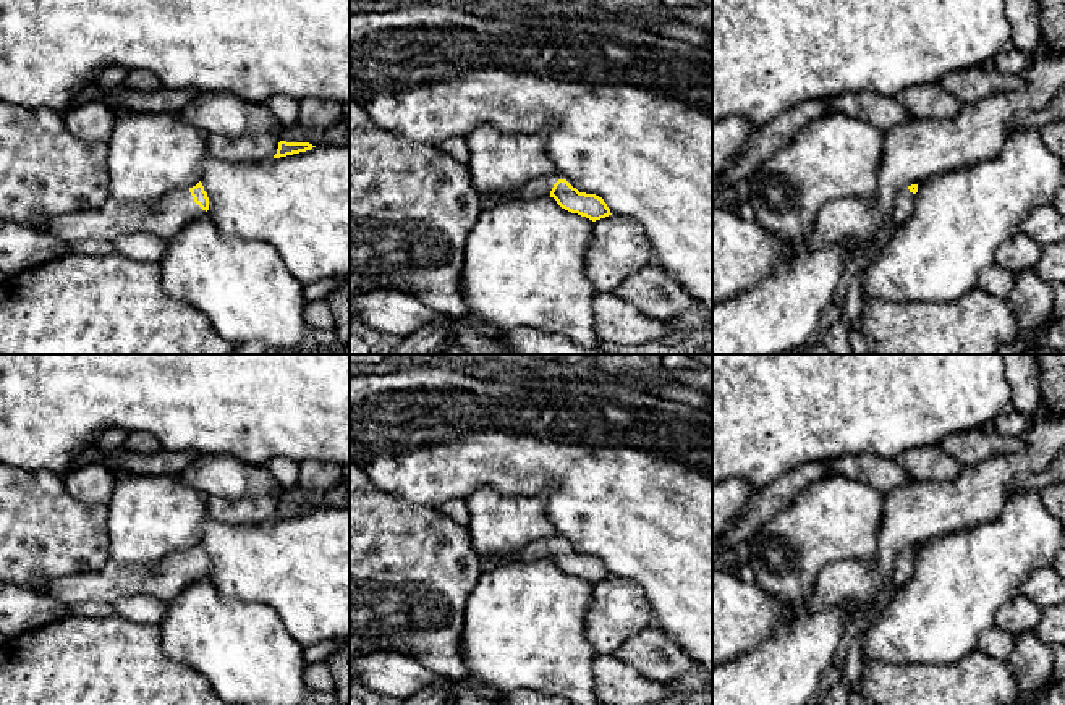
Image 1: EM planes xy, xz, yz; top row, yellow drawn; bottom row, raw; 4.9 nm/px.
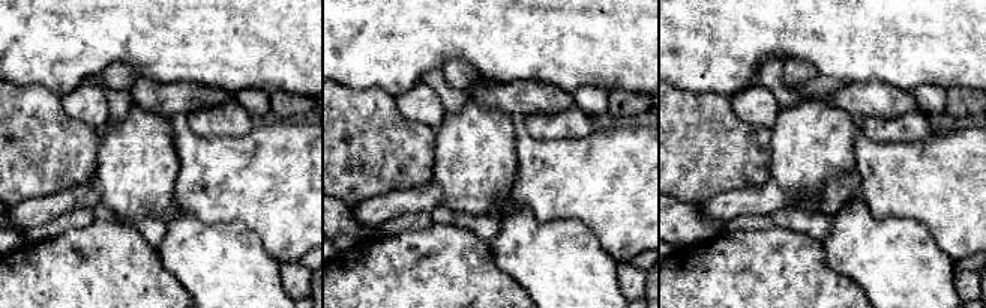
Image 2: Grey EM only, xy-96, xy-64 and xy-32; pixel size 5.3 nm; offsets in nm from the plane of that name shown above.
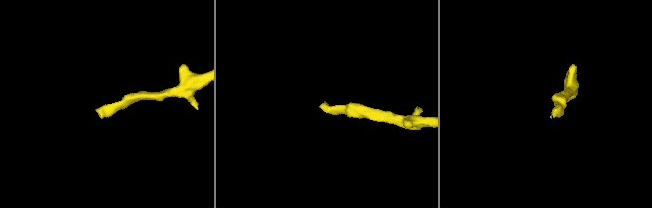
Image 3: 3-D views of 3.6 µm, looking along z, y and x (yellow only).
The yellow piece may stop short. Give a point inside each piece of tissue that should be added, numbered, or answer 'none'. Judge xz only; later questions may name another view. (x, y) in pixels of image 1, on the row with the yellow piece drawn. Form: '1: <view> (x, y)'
1: xz (538, 188)

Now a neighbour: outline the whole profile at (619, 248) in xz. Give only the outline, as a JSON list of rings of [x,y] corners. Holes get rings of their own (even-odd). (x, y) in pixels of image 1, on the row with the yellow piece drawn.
[[[609,215],[592,223],[586,275],[599,293],[613,293],[652,259],[651,243],[634,220]]]

